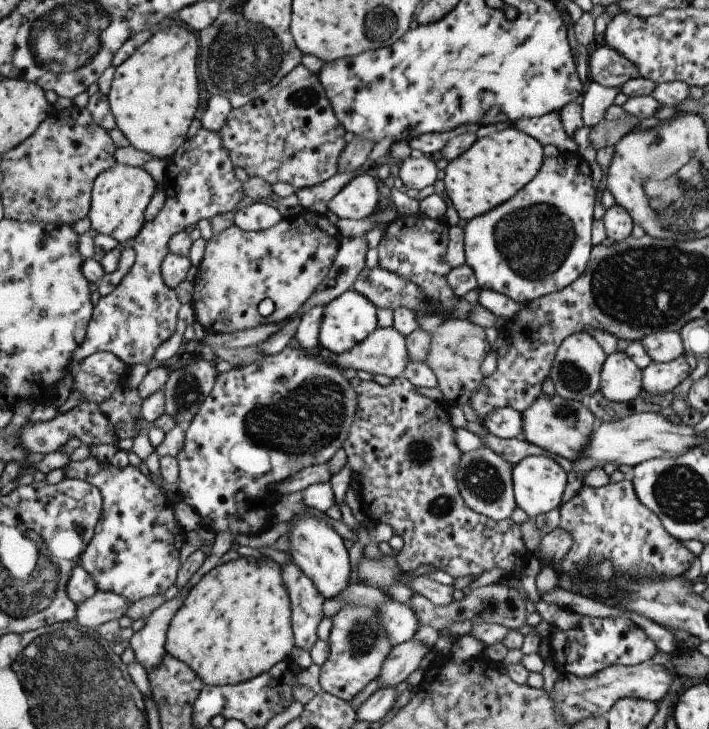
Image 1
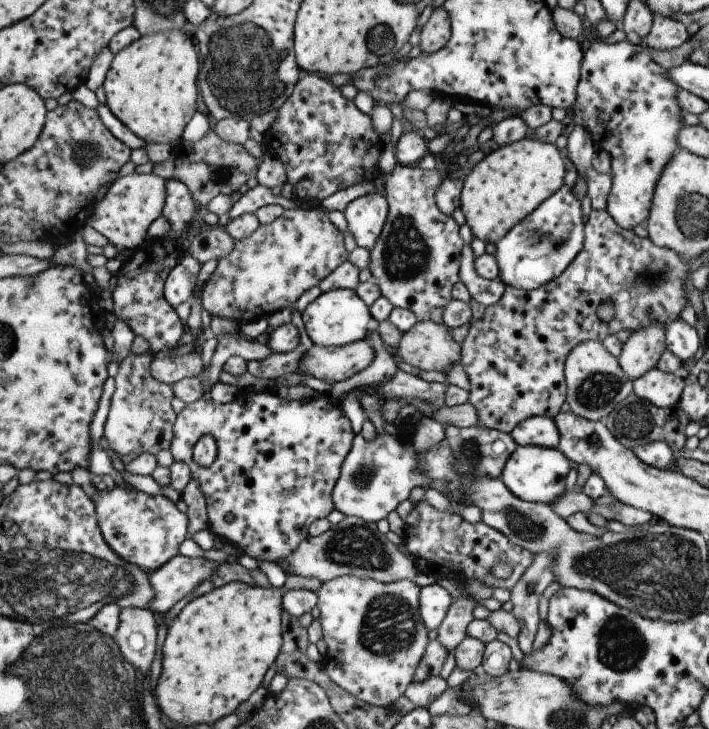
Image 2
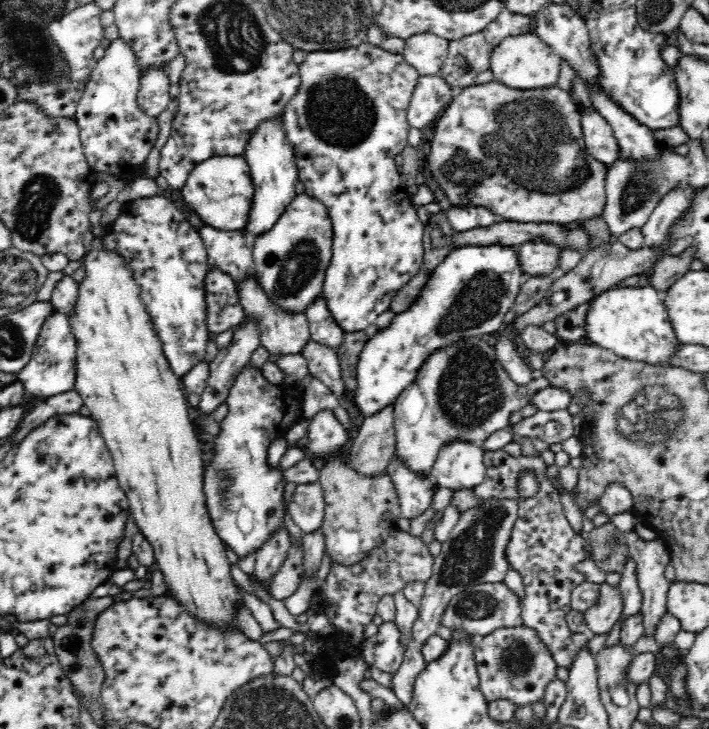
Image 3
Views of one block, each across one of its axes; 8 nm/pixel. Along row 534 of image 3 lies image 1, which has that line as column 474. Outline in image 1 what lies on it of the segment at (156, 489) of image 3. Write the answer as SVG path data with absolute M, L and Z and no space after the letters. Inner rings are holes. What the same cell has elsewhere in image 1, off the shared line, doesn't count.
M510 125L482 131L463 154L447 162L443 185L446 198L459 219L471 220L503 204L537 174L543 161L543 150L533 138Z

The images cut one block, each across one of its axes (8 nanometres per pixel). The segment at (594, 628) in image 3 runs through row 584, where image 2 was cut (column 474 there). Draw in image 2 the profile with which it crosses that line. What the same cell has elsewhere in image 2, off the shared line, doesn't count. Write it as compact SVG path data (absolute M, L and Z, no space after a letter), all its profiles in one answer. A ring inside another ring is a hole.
M459 597L449 605L443 620L437 627L436 639L448 652L453 652L454 648L465 638L466 626L471 622L473 608L478 604L475 599L469 597Z

